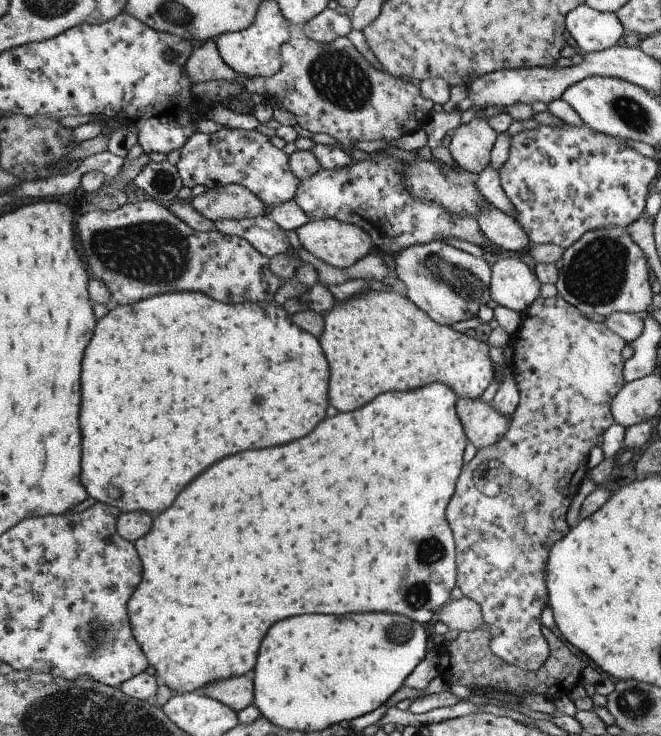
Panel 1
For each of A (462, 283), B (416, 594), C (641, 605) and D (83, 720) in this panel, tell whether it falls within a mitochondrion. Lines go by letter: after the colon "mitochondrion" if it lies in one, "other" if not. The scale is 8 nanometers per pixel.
A: mitochondrion
B: mitochondrion
C: other
D: mitochondrion

